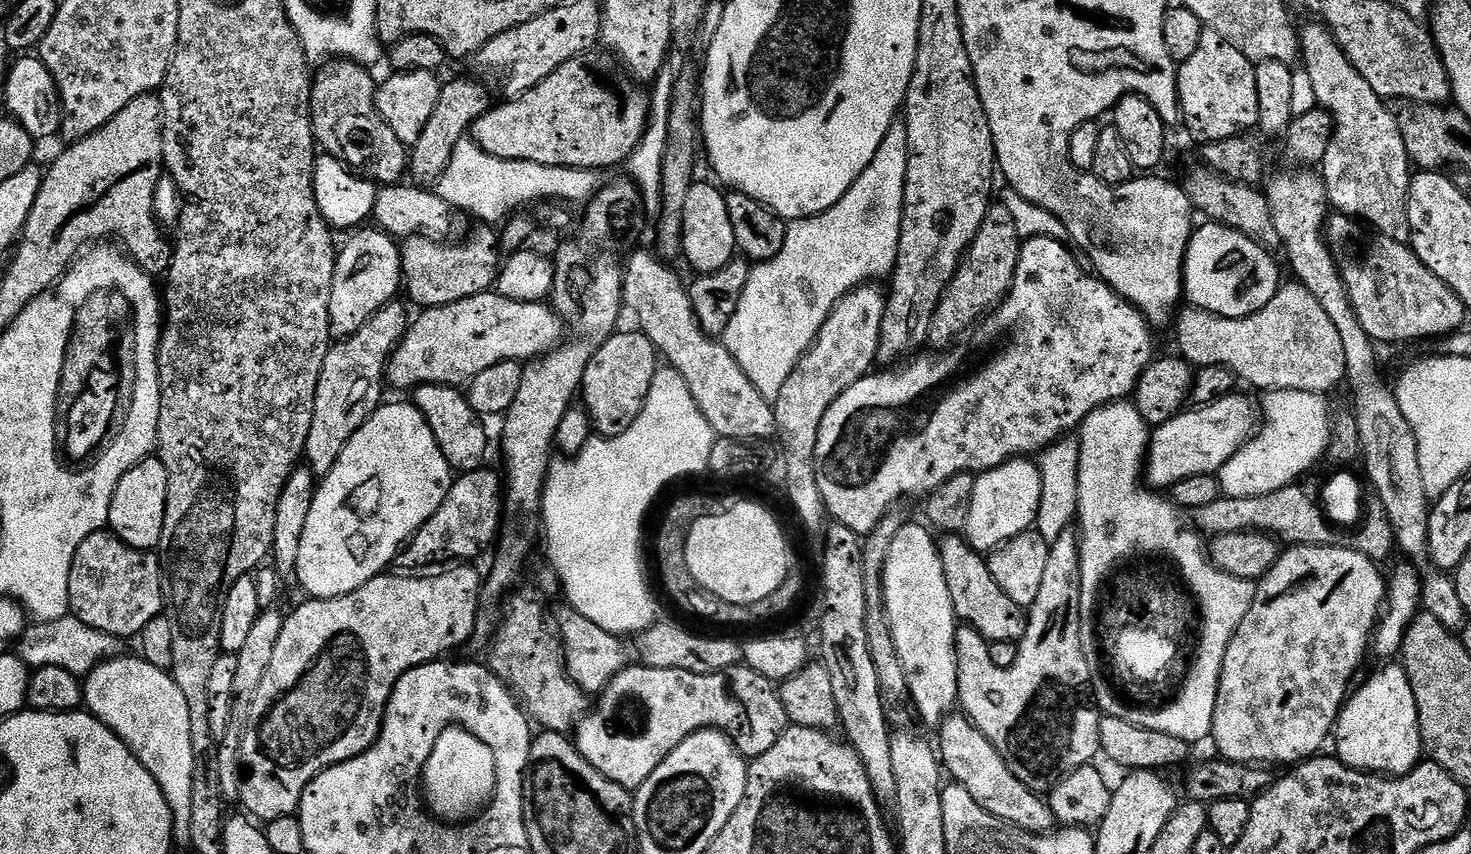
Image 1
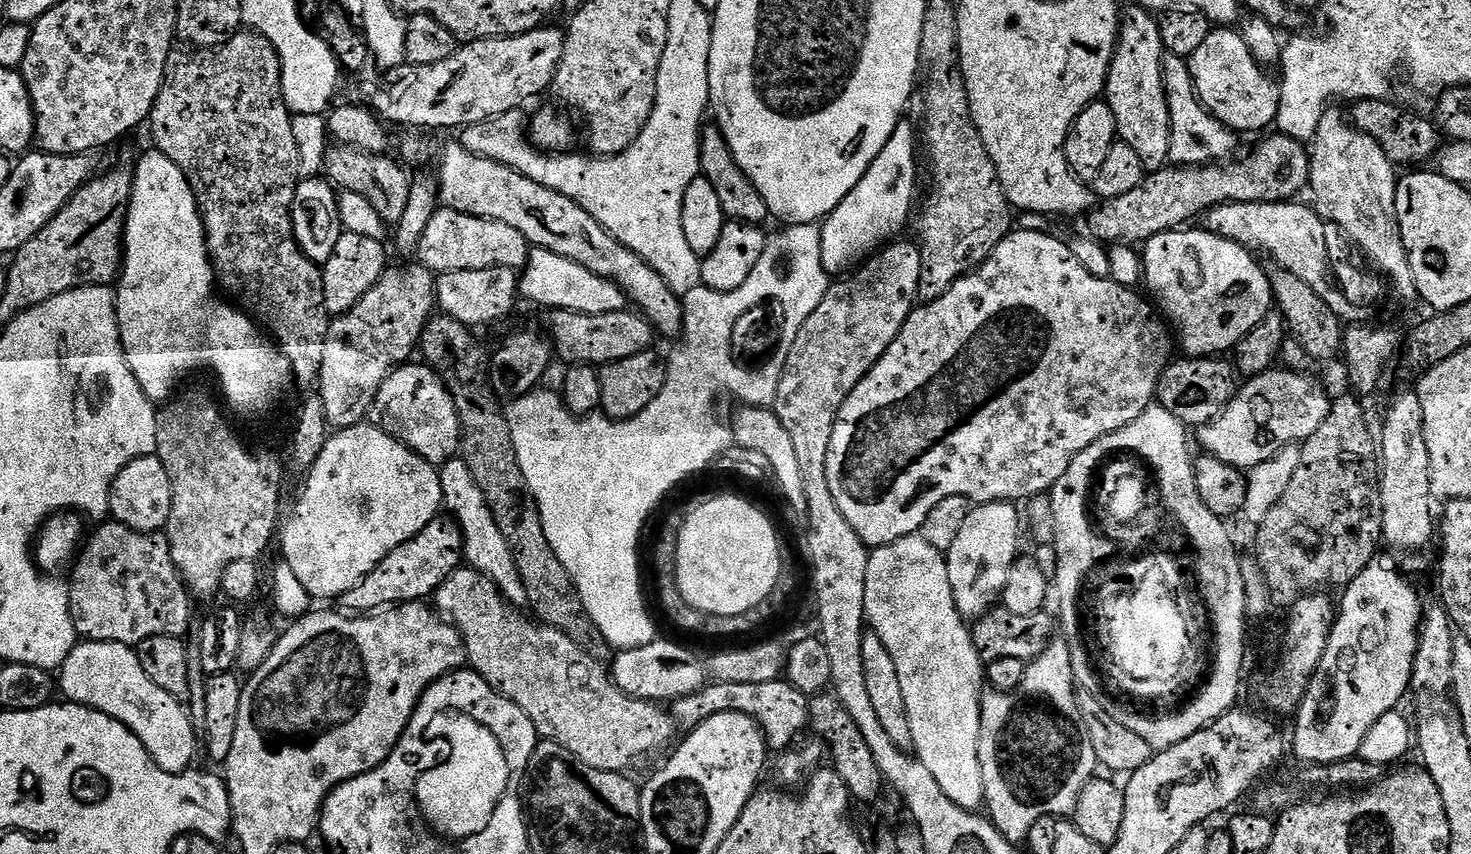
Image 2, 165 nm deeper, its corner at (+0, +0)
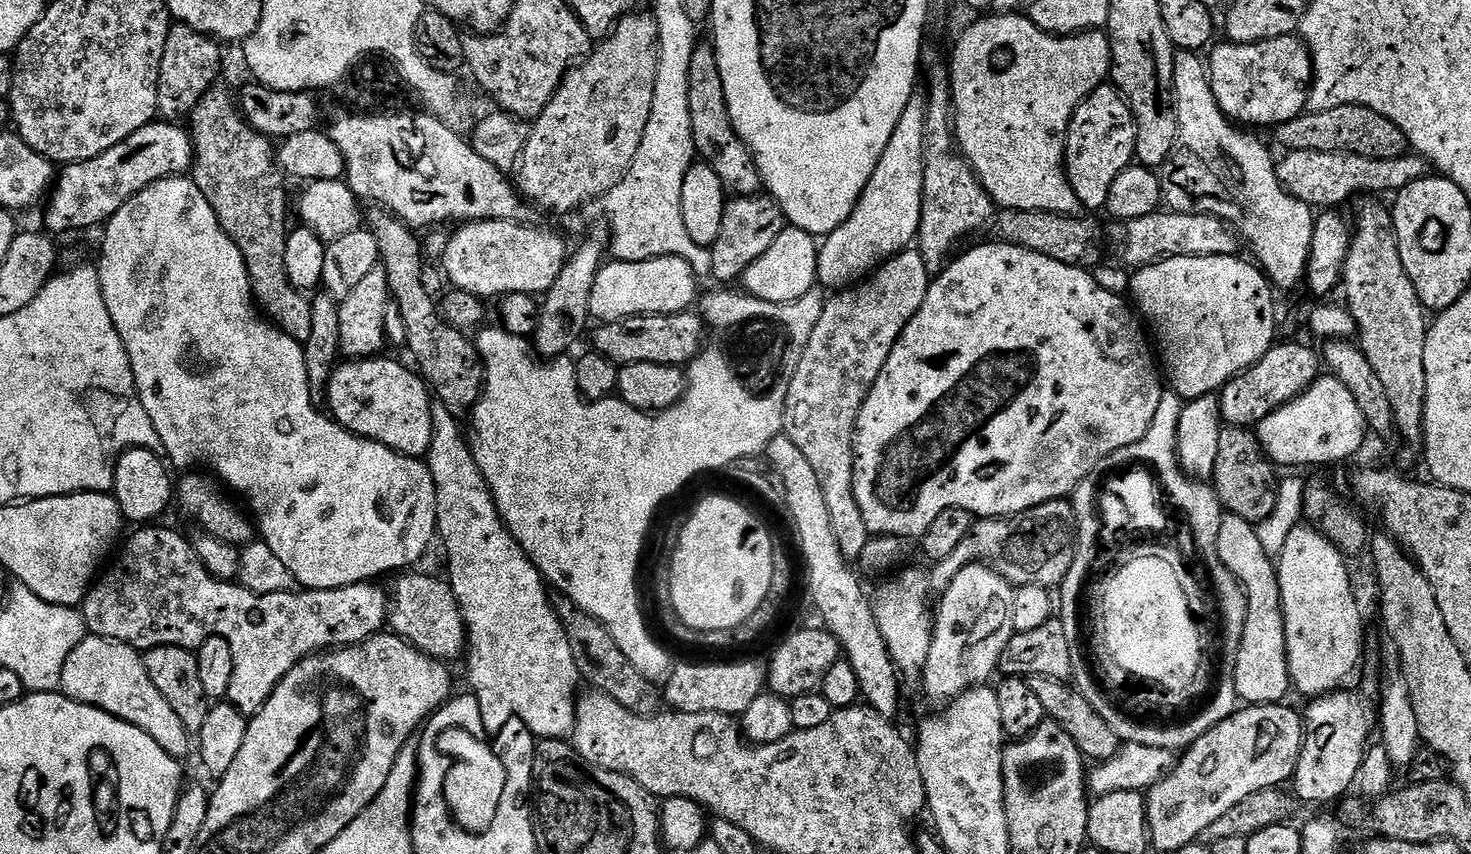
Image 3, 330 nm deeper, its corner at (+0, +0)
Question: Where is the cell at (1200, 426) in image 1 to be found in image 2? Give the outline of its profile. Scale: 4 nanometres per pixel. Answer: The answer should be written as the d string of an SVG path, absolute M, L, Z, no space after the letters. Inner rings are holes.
M1273 370L1263 372L1261 376L1253 376L1247 381L1248 384L1239 389L1236 397L1228 404L1224 413L1218 418L1203 424L1198 429L1200 444L1207 455L1218 458L1230 466L1241 470L1257 468L1262 462L1273 460L1283 448L1299 446L1308 440L1320 426L1326 422L1326 414L1330 414L1332 400L1328 392L1316 380L1304 376L1300 370Z

